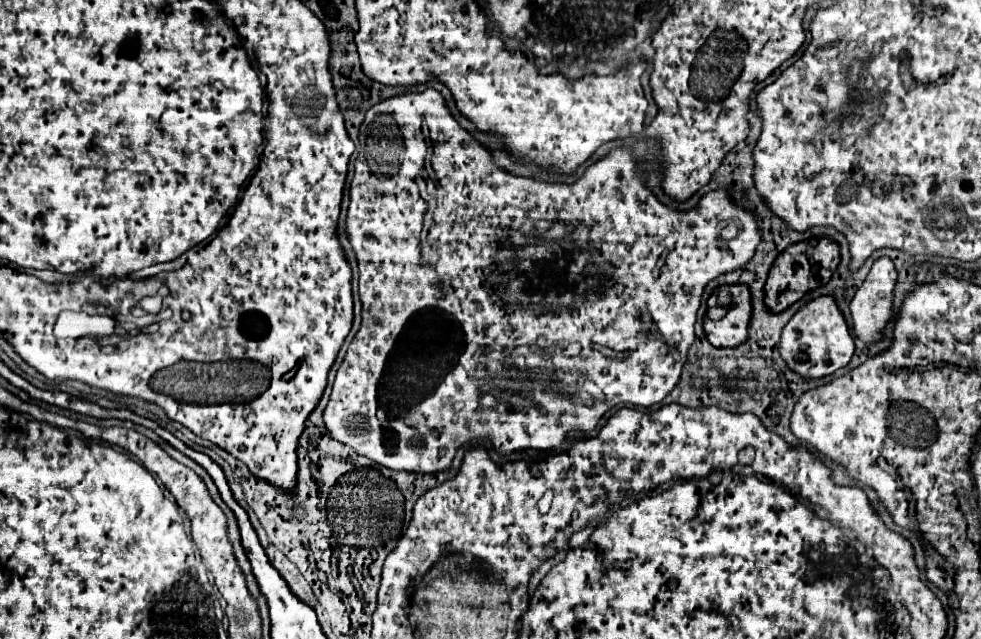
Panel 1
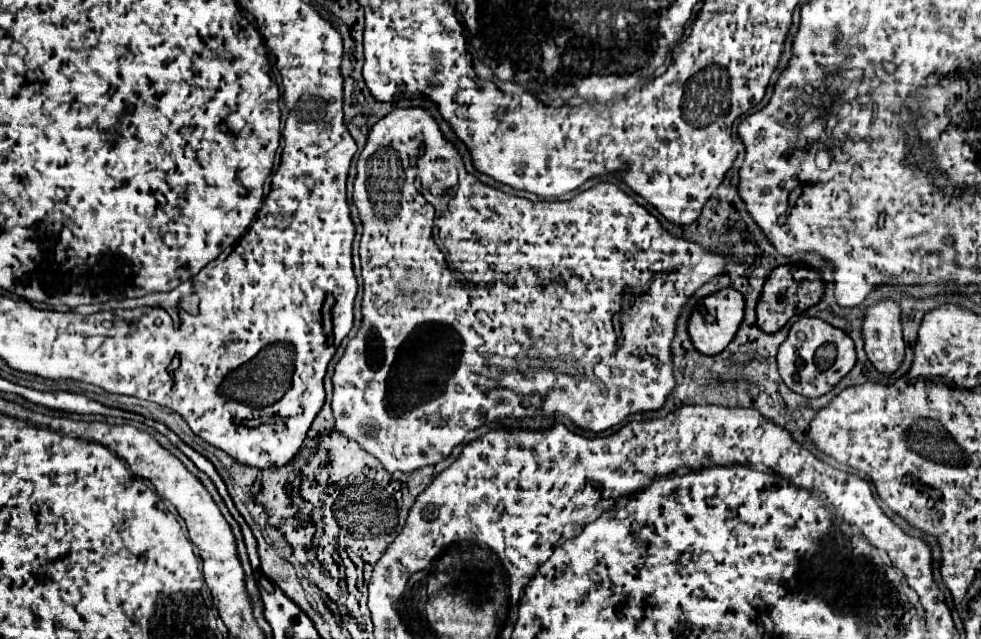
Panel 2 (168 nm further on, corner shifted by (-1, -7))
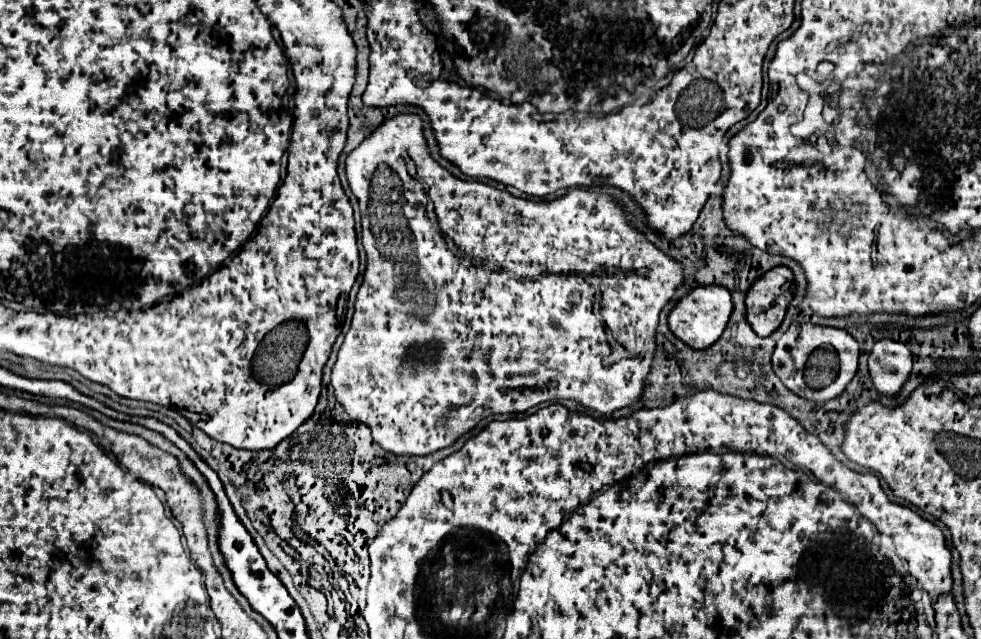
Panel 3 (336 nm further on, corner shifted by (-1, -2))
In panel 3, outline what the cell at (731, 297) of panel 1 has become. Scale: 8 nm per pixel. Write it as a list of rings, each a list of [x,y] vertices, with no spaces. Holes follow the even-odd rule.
[[[699,286],[695,290],[691,290],[691,294],[681,298],[677,302],[677,306],[671,310],[669,328],[687,346],[709,348],[723,334],[723,330],[729,322],[731,310],[733,310],[733,302],[731,302],[731,292],[727,288],[723,288],[723,286]]]

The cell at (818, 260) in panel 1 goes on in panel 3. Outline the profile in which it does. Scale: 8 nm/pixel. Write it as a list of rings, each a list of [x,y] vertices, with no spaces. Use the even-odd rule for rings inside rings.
[[[775,266],[753,282],[747,292],[747,322],[757,336],[765,338],[775,332],[785,316],[789,302],[795,298],[793,272],[787,266]]]

